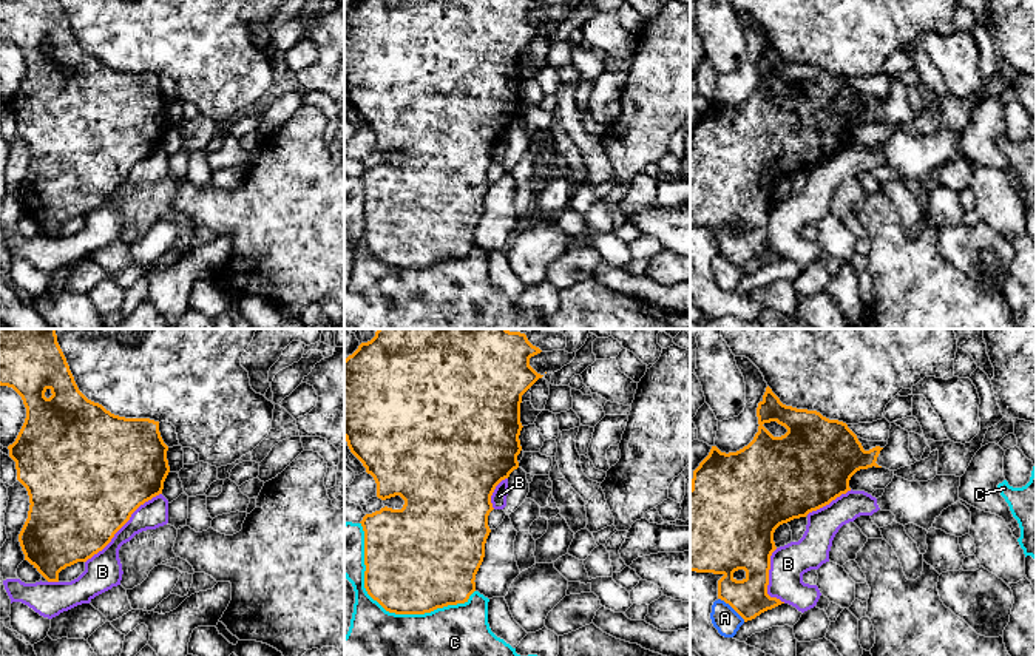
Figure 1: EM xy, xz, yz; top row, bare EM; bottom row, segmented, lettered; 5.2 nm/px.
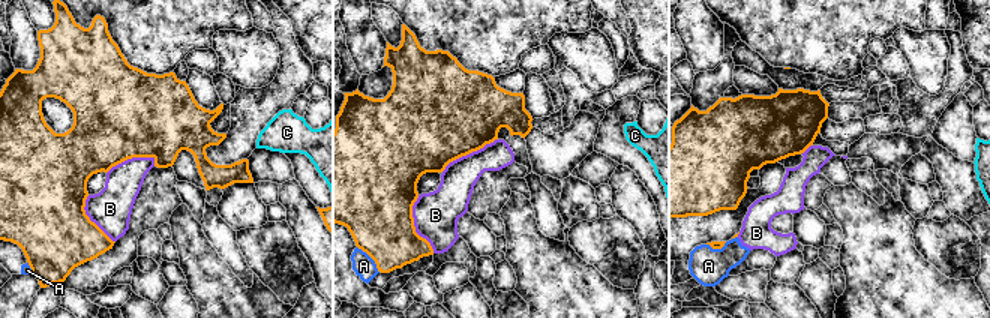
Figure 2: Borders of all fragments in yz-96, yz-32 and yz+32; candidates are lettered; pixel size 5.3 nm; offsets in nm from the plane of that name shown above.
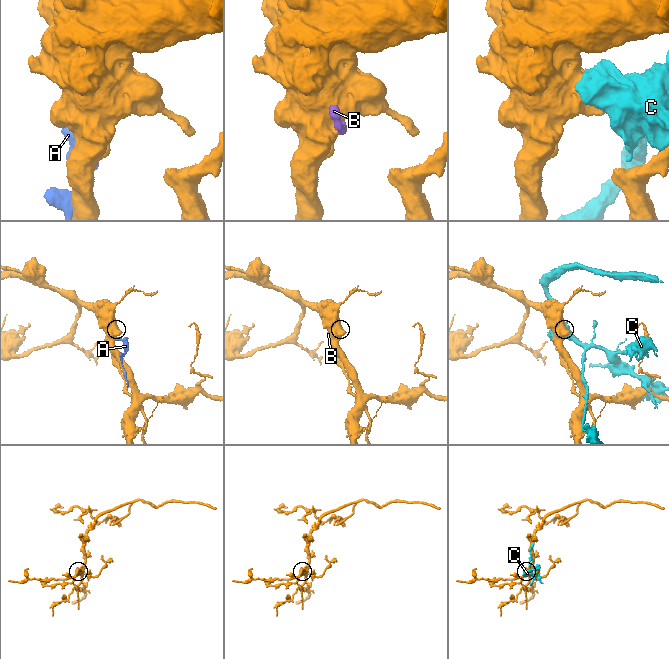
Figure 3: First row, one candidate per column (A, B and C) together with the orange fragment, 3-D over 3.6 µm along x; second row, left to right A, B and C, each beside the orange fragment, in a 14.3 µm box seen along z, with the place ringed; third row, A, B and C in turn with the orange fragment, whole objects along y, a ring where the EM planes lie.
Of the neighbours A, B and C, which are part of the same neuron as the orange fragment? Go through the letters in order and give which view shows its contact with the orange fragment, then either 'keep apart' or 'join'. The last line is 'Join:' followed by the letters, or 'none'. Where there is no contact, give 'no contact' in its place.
A: meets orange in yz; keep apart
B: meets orange in xy; keep apart
C: meets orange in xz; keep apart
Join: none

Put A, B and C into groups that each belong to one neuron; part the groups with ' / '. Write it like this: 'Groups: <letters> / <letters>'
Groups: A B / C

